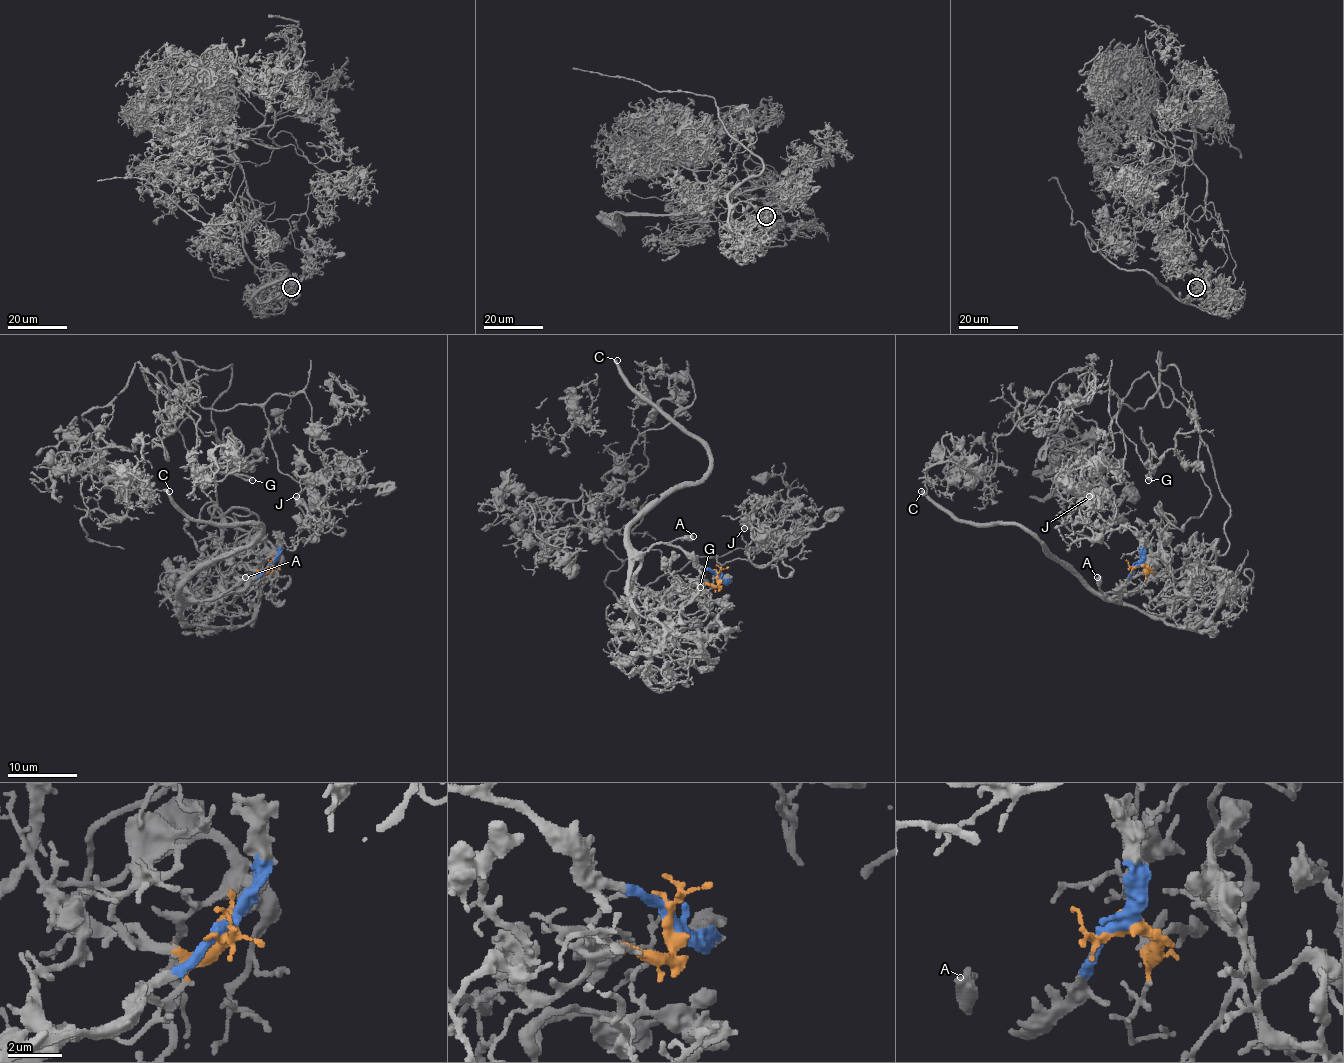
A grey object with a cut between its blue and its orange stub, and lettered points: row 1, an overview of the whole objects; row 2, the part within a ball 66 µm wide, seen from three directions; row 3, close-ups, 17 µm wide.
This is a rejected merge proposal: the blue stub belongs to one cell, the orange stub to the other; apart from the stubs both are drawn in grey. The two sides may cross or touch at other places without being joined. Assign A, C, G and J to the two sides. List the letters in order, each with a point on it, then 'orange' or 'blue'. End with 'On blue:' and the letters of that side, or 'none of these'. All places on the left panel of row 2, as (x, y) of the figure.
A: at (245, 577); blue
C: at (169, 491); blue
G: at (252, 480); orange
J: at (296, 496); orange
On blue: A, C

